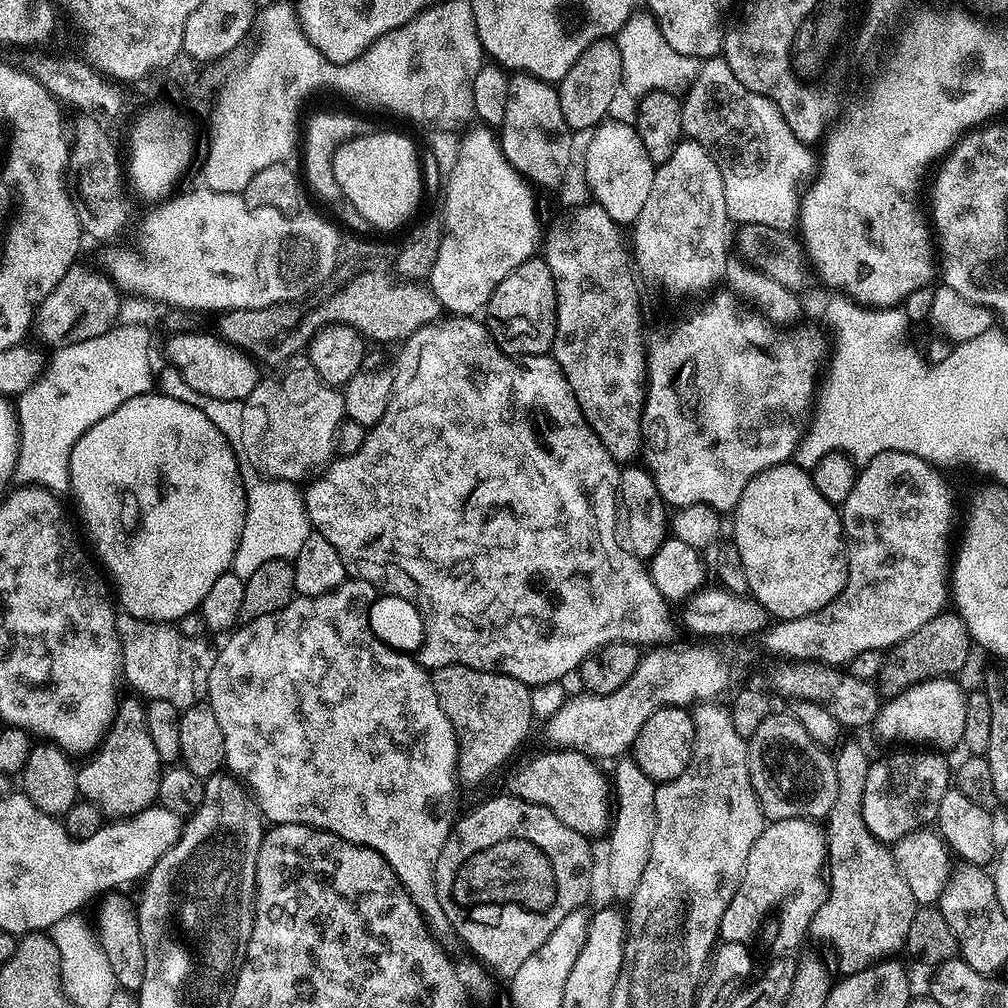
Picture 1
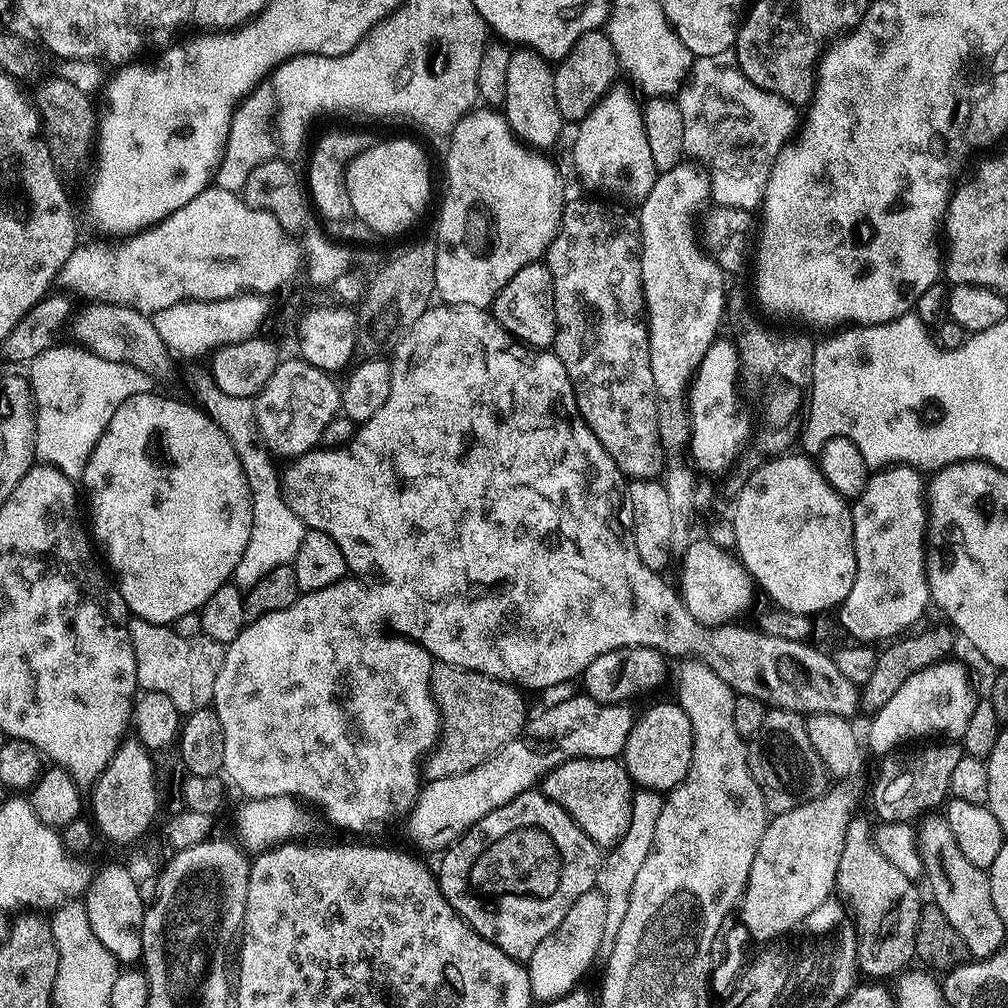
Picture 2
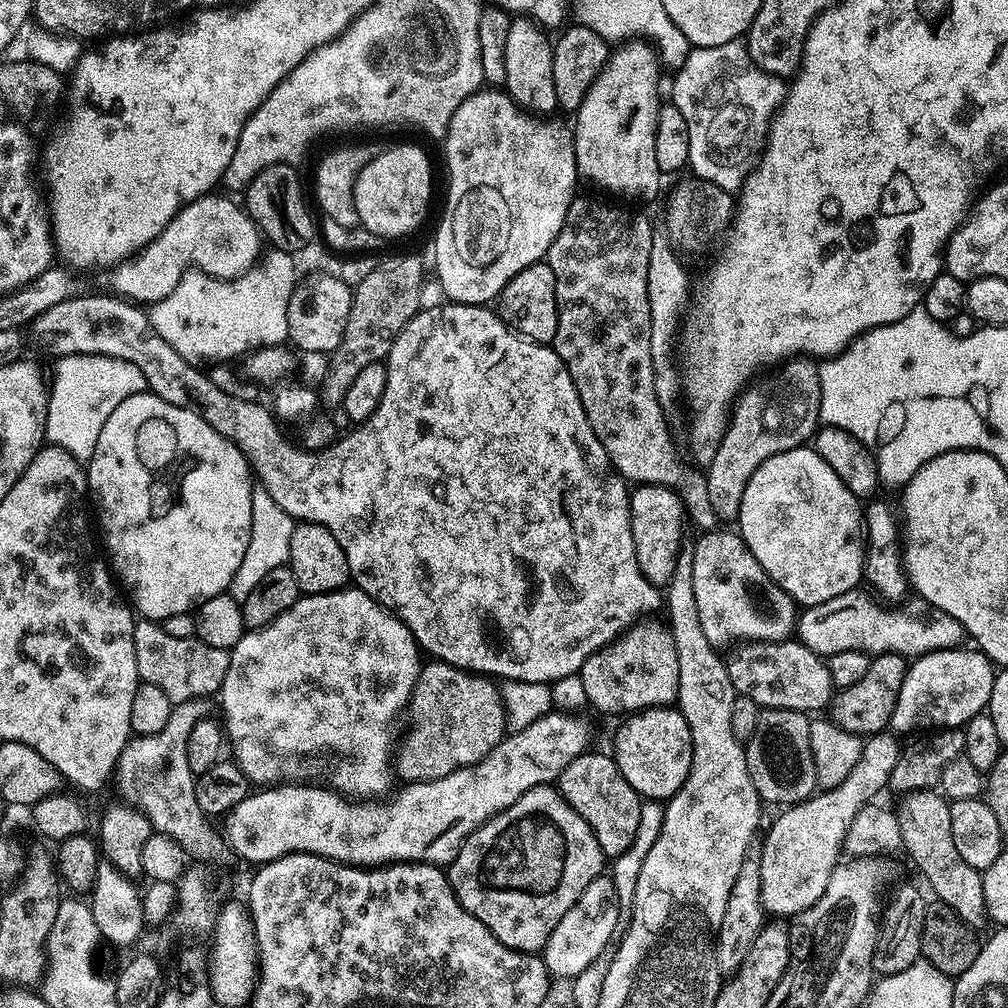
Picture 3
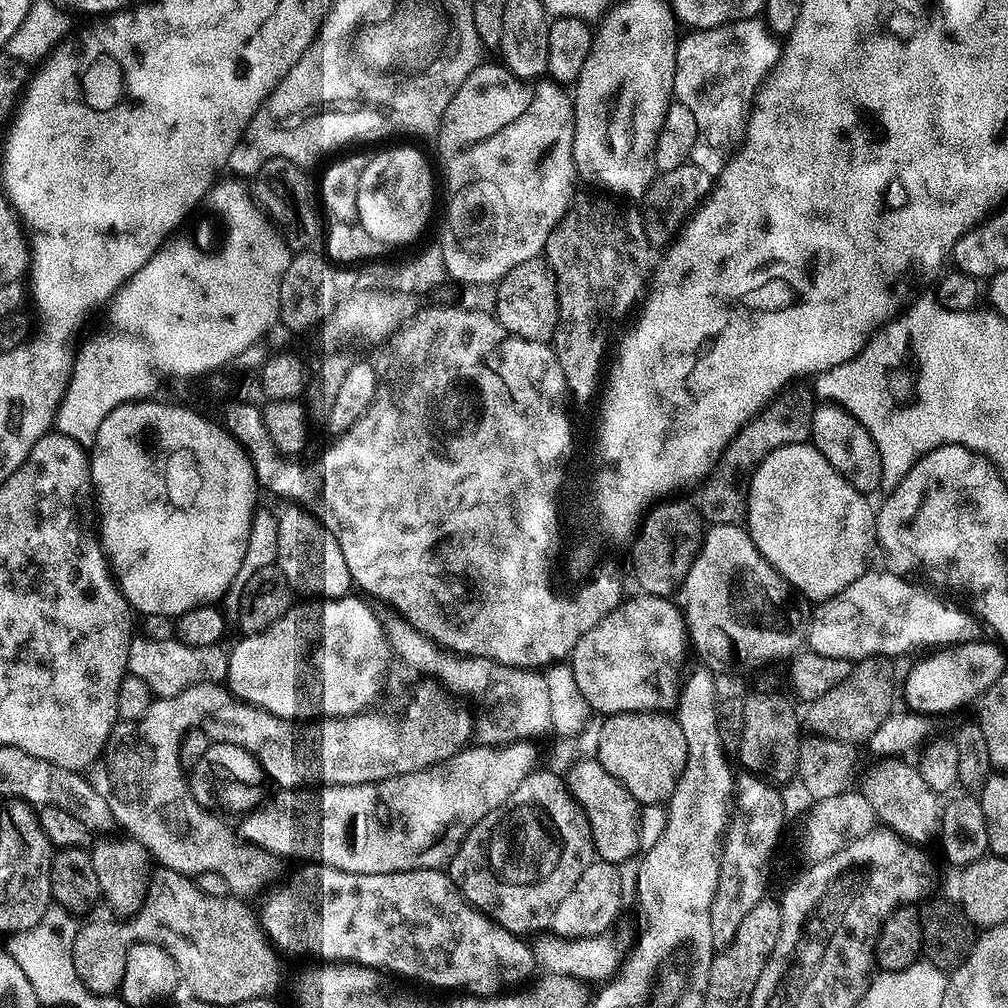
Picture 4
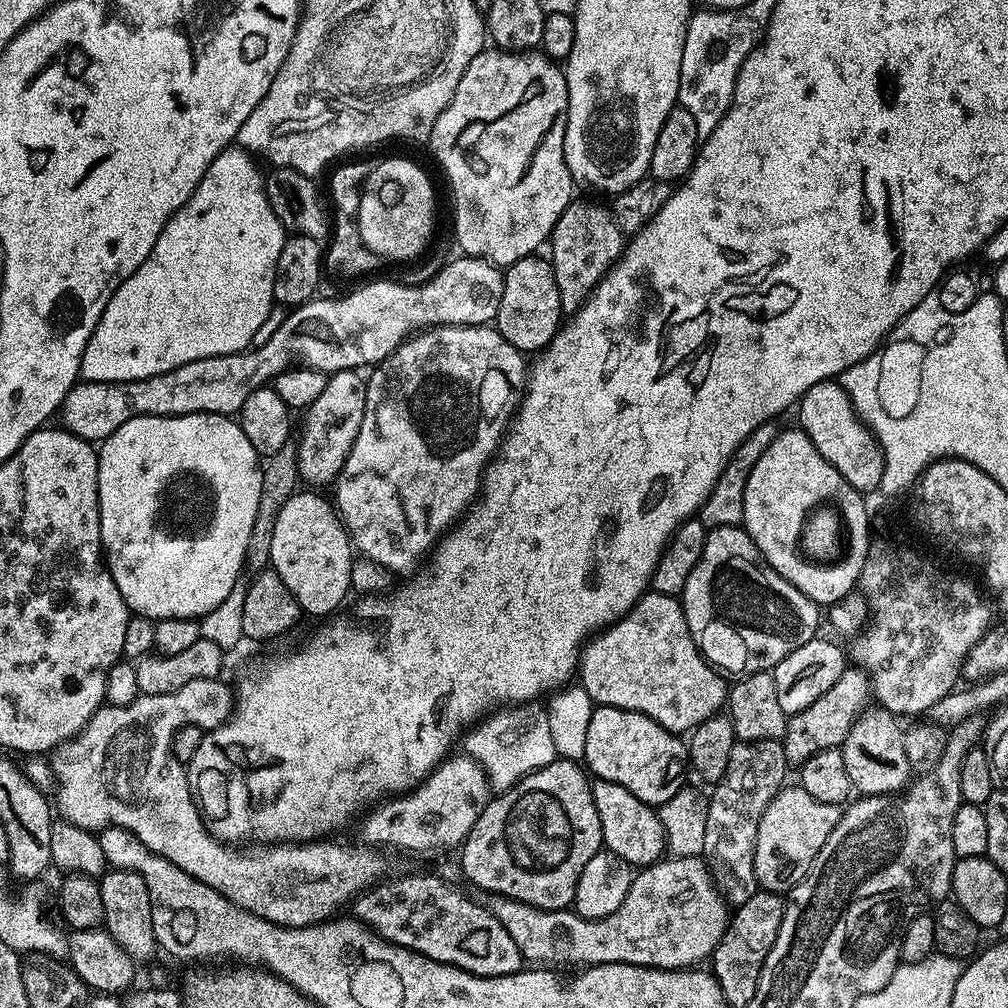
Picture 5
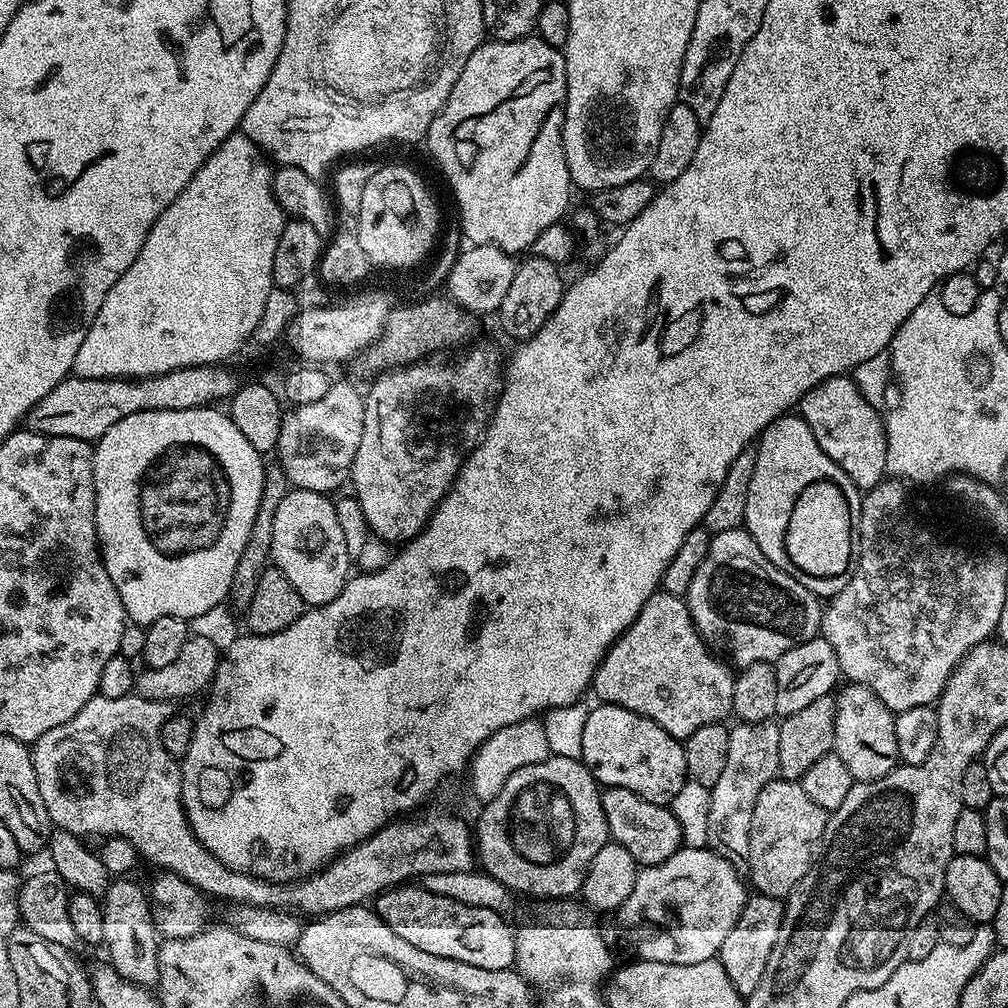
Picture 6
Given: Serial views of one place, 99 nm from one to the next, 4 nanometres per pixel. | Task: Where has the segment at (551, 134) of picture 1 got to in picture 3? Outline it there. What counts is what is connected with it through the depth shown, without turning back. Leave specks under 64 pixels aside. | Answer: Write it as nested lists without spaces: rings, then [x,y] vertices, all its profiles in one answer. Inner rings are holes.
[[[520,14],[510,22],[510,34],[506,34],[506,78],[504,84],[506,91],[513,100],[522,108],[529,110],[534,114],[546,114],[550,108],[557,107],[556,91],[554,90],[554,54],[552,53],[553,41],[548,40],[548,36],[544,32],[535,19],[529,18],[527,15]]]

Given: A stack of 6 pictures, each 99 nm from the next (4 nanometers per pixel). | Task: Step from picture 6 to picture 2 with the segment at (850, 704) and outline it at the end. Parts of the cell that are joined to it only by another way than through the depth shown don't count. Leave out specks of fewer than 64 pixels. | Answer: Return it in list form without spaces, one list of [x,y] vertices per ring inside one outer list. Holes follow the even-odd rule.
[[[928,814],[919,824],[918,847],[922,876],[923,879],[928,879],[928,884],[932,887],[931,899],[936,907],[942,910],[942,914],[946,914],[950,926],[958,930],[962,942],[966,942],[969,957],[984,960],[987,956],[992,956],[998,949],[1005,947],[1006,925],[1002,922],[998,910],[994,910],[994,898],[990,894],[987,871],[974,866],[974,862],[970,862],[970,858],[966,858],[966,854],[958,850],[958,842],[954,842],[947,815]]]

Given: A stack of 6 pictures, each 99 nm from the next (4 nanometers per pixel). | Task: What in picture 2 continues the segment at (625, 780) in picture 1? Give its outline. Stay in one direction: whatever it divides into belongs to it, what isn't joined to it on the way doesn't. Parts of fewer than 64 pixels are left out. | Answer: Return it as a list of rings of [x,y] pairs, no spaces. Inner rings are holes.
[[[636,790],[632,794],[632,810],[630,814],[630,830],[603,857],[598,877],[598,890],[606,898],[606,930],[602,930],[602,942],[596,960],[606,962],[610,954],[614,954],[614,941],[618,938],[618,926],[622,926],[622,918],[626,918],[626,910],[630,906],[630,890],[634,890],[634,878],[638,878],[638,870],[642,870],[642,862],[652,853],[654,846],[654,830],[658,830],[658,817],[662,815],[665,797],[651,790]]]

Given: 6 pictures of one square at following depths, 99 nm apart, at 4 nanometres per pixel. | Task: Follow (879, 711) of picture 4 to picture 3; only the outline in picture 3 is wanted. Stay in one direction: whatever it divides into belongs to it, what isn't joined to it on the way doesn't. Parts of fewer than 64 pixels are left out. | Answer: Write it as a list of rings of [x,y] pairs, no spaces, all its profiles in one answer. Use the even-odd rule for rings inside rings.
[[[882,653],[871,657],[866,674],[862,674],[862,678],[858,678],[858,682],[854,682],[850,686],[839,689],[835,693],[834,699],[830,705],[830,719],[832,723],[837,724],[842,730],[853,732],[855,736],[867,738],[876,735],[877,732],[885,731],[891,725],[892,711],[896,705],[898,698],[898,690],[902,690],[902,682],[904,675],[908,672],[909,661],[898,653]]]

